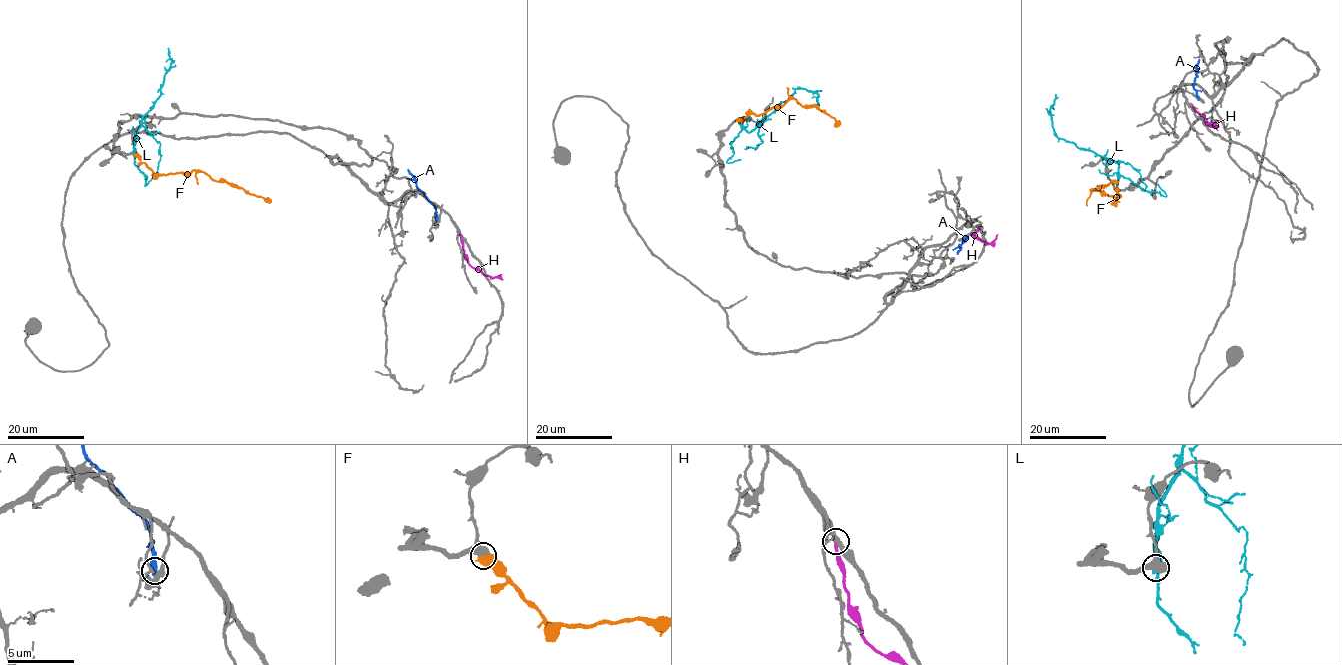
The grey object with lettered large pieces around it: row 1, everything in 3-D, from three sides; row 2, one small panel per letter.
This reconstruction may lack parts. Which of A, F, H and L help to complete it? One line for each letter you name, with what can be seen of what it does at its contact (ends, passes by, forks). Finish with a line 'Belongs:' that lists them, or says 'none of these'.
F: it ends
Belongs: F

